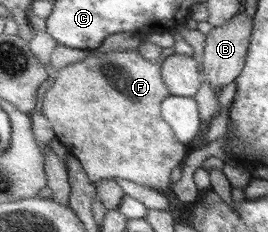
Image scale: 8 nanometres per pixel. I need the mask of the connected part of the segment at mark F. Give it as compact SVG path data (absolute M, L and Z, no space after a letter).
M128 48L126 51L110 53L98 53L96 50L93 50L92 54L91 49L88 51L90 55L83 61L65 66L53 73L52 76L55 82L50 89L46 91L43 98L41 108L53 124L56 136L75 157L78 157L82 168L86 170L88 178L93 182L94 186L99 180L124 178L124 180L130 180L130 182L135 182L136 184L140 184L140 186L148 186L148 188L156 190L158 190L158 188L166 188L166 186L172 184L170 181L171 170L180 164L180 160L184 158L184 146L182 146L180 141L176 142L174 131L171 129L171 126L168 126L167 122L164 122L162 117L162 102L169 94L166 94L167 85L162 84L161 66L158 66L158 64L150 64L150 61L140 56L139 52L136 52L134 49L131 51Z

